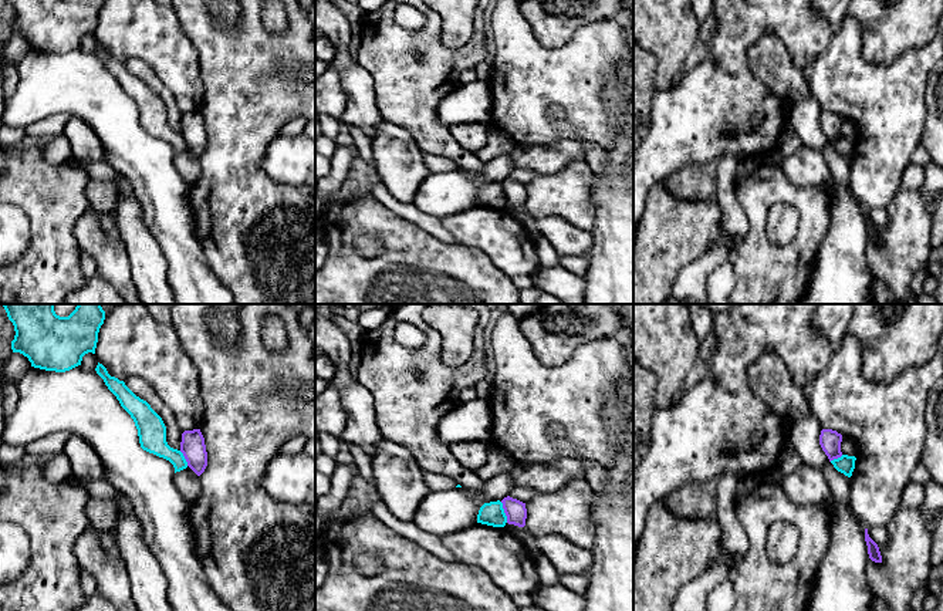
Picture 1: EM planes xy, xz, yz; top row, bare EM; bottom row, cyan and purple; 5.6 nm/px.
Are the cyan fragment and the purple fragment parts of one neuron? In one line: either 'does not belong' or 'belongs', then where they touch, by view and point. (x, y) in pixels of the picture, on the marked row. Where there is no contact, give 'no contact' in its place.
does not belong | xz (503, 512)

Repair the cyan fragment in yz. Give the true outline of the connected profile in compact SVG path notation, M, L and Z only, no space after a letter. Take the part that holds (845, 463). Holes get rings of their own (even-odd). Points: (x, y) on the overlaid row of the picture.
M842 455L838 459L831 460L831 463L834 465L834 467L844 473L845 476L851 477L852 472L855 469L855 456L848 456L848 455Z

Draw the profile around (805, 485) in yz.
M802 463L792 473L784 476L781 487L794 504L827 507L832 500L829 486L821 469L807 463Z

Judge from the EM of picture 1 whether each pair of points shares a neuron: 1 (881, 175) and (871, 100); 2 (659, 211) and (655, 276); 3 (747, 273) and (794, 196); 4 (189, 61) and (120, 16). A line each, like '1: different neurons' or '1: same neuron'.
1: same neuron
2: same neuron
3: same neuron
4: same neuron

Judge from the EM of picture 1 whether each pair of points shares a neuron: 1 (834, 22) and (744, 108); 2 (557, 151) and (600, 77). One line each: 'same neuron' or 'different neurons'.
1: different neurons
2: different neurons

